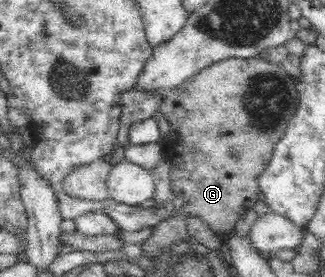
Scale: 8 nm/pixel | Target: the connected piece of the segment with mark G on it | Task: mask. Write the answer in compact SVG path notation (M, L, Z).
M229 57L214 62L211 66L199 70L189 80L185 80L181 85L169 89L162 94L162 101L159 101L158 111L164 115L170 124L170 131L163 142L163 153L165 158L171 163L170 178L172 183L172 193L174 196L183 198L183 210L187 210L189 215L201 219L215 235L231 232L237 220L245 213L252 209L258 200L259 183L257 179L263 173L263 169L267 168L275 143L283 136L286 127L286 118L295 110L297 102L297 93L294 85L294 77L285 72L280 66L271 64L266 60L253 58L237 58Z

